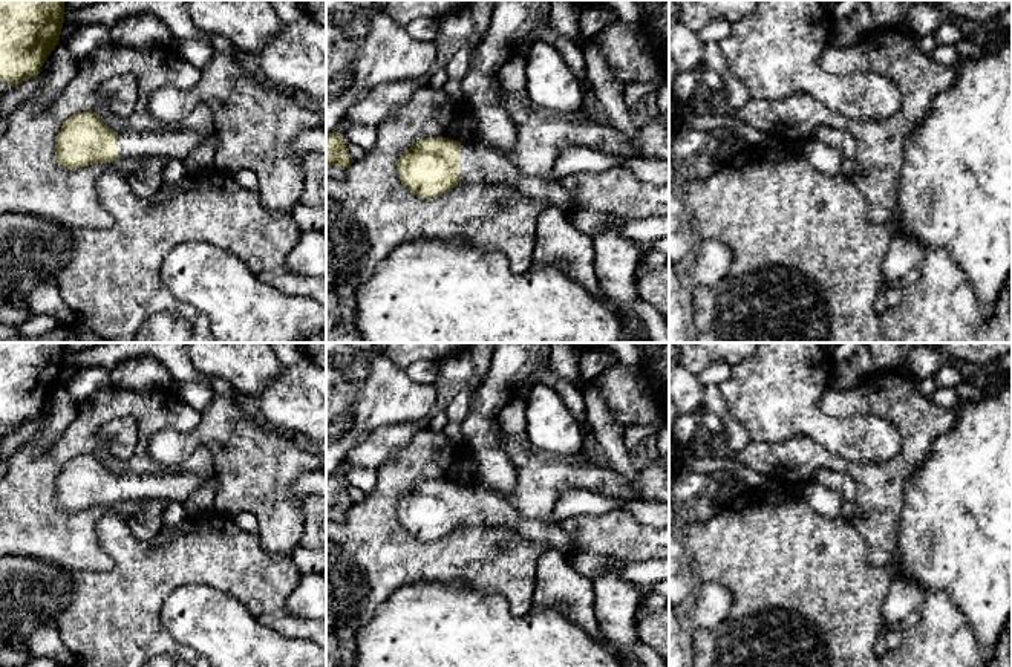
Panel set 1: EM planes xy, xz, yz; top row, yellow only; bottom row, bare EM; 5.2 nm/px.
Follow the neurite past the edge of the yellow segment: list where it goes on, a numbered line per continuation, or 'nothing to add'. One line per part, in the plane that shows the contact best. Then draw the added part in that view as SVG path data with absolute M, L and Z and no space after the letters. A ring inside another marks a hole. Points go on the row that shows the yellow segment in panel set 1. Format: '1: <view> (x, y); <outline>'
1: xz (481, 164); M461 142L461 182L505 184L521 194L548 202L565 213L576 208L573 194L554 179L521 173L499 150Z

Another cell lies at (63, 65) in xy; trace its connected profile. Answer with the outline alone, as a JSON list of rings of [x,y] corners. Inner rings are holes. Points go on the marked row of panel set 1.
[[[58,41],[52,55],[49,70],[43,75],[41,83],[34,92],[37,106],[49,106],[75,75],[78,66],[78,60],[70,54],[64,41]]]

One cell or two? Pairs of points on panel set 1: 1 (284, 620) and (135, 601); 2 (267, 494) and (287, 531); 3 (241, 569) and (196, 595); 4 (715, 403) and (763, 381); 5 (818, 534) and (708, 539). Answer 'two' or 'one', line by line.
1: one
2: one
3: two
4: two
5: one

